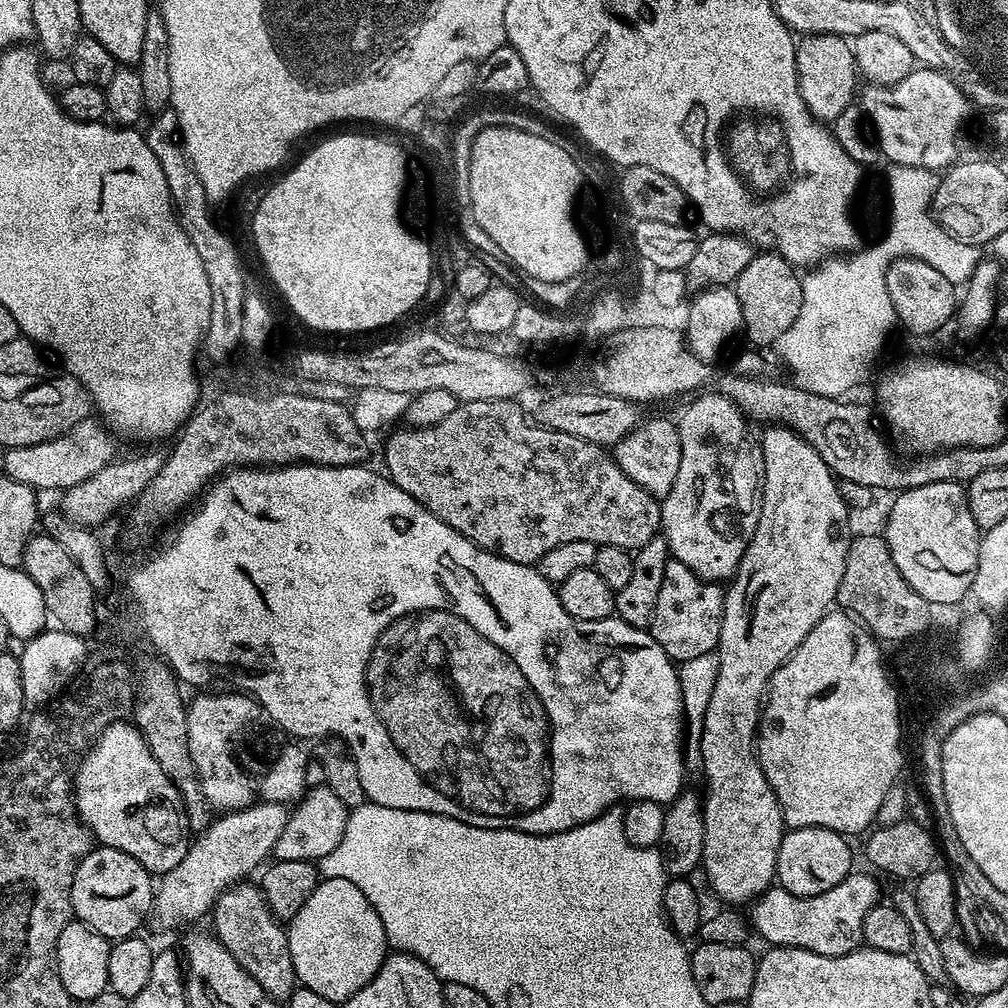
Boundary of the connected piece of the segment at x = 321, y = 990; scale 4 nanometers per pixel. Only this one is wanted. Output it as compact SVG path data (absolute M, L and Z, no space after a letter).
M346 878L321 879L314 894L306 898L302 910L292 917L286 931L297 981L327 1000L350 999L374 978L390 952L382 918L366 902L366 894L354 882L346 882Z

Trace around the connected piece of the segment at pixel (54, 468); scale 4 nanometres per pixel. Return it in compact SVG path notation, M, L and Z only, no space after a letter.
M89 418L78 422L78 426L66 430L66 434L50 442L38 442L38 446L7 449L3 453L3 475L7 479L22 482L37 490L43 488L63 490L70 486L78 486L78 482L94 478L94 474L98 474L107 464L117 459L116 443L118 443L117 437L107 424L99 419Z

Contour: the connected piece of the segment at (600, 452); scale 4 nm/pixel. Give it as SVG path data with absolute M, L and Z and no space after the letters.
M466 400L457 403L454 414L450 414L450 418L446 418L434 426L429 428L403 427L398 429L384 444L385 466L383 465L383 467L386 469L388 479L394 481L402 490L406 490L406 494L410 494L410 498L414 498L422 506L426 506L426 510L430 510L430 514L434 514L442 522L446 522L446 526L458 530L458 534L462 534L467 540L474 542L484 552L492 552L495 556L501 556L510 562L535 565L543 558L545 552L554 550L554 546L562 546L562 542L594 542L597 546L609 544L635 550L646 546L646 542L653 540L661 531L660 500L651 496L642 486L635 484L618 467L615 459L609 453L608 456L604 453L607 451L601 445L591 444L582 438L574 438L570 434L552 432L539 422L531 424L527 414L524 413L523 406L516 400Z

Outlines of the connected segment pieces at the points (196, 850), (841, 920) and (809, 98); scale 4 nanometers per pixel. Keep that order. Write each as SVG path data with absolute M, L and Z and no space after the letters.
M256 802L237 812L223 813L216 818L220 820L212 825L209 823L203 829L205 832L189 843L182 862L159 877L152 902L154 920L156 916L157 922L164 928L180 928L203 916L205 919L227 888L251 877L248 875L275 853L278 838L282 838L282 830L286 830L288 813L289 809L283 804Z
M853 870L838 886L822 894L795 896L785 888L773 886L757 896L751 905L750 924L768 946L801 948L823 956L845 956L864 944L862 924L872 907L881 903L880 884L875 875Z
M805 35L796 46L796 77L812 117L821 122L836 120L842 110L853 107L854 93L857 91L856 55L852 53L851 43L843 36Z

